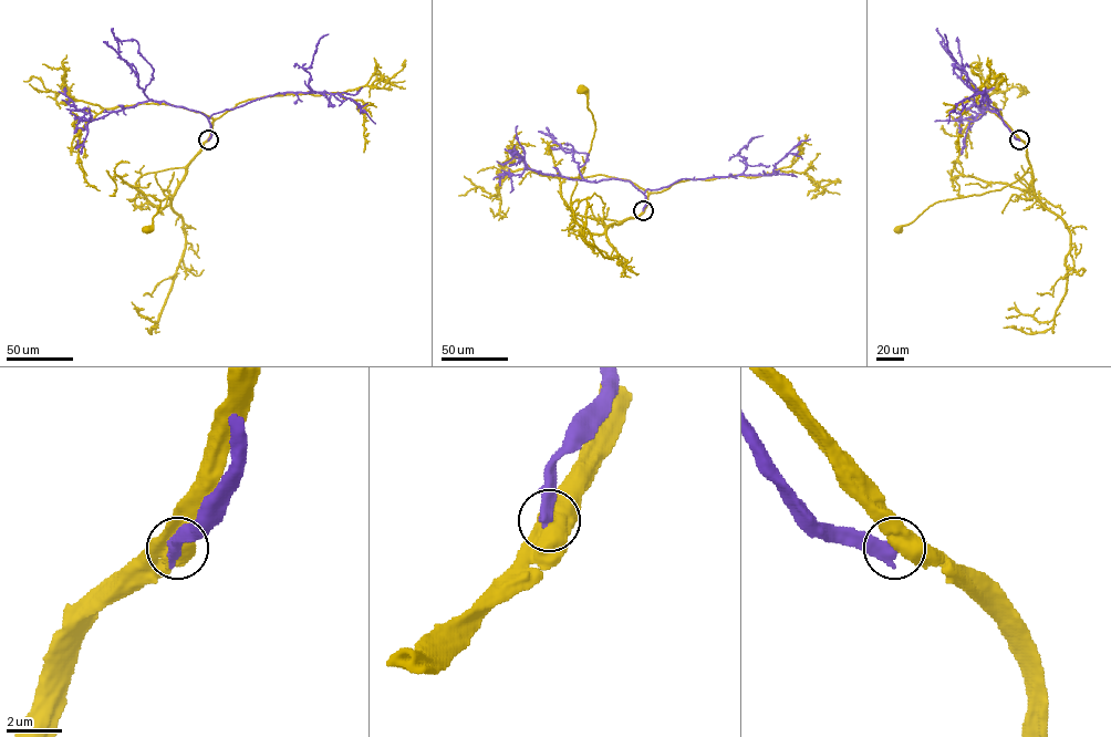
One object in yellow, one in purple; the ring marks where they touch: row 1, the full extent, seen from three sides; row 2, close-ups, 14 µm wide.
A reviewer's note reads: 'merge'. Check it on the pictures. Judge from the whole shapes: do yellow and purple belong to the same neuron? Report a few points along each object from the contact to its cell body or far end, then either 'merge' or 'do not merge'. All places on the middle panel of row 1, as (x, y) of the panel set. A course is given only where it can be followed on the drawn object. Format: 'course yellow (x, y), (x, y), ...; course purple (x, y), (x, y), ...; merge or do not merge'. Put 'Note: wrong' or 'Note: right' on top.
Note: wrong
course yellow (643, 210), (636, 217), (621, 221), (581, 216), (573, 210), (570, 197), (595, 127), (587, 95), (581, 89); course purple (643, 210), (643, 193), (647, 188), (667, 187), (683, 178), (771, 175), (775, 166), (801, 141), (810, 138); do not merge

